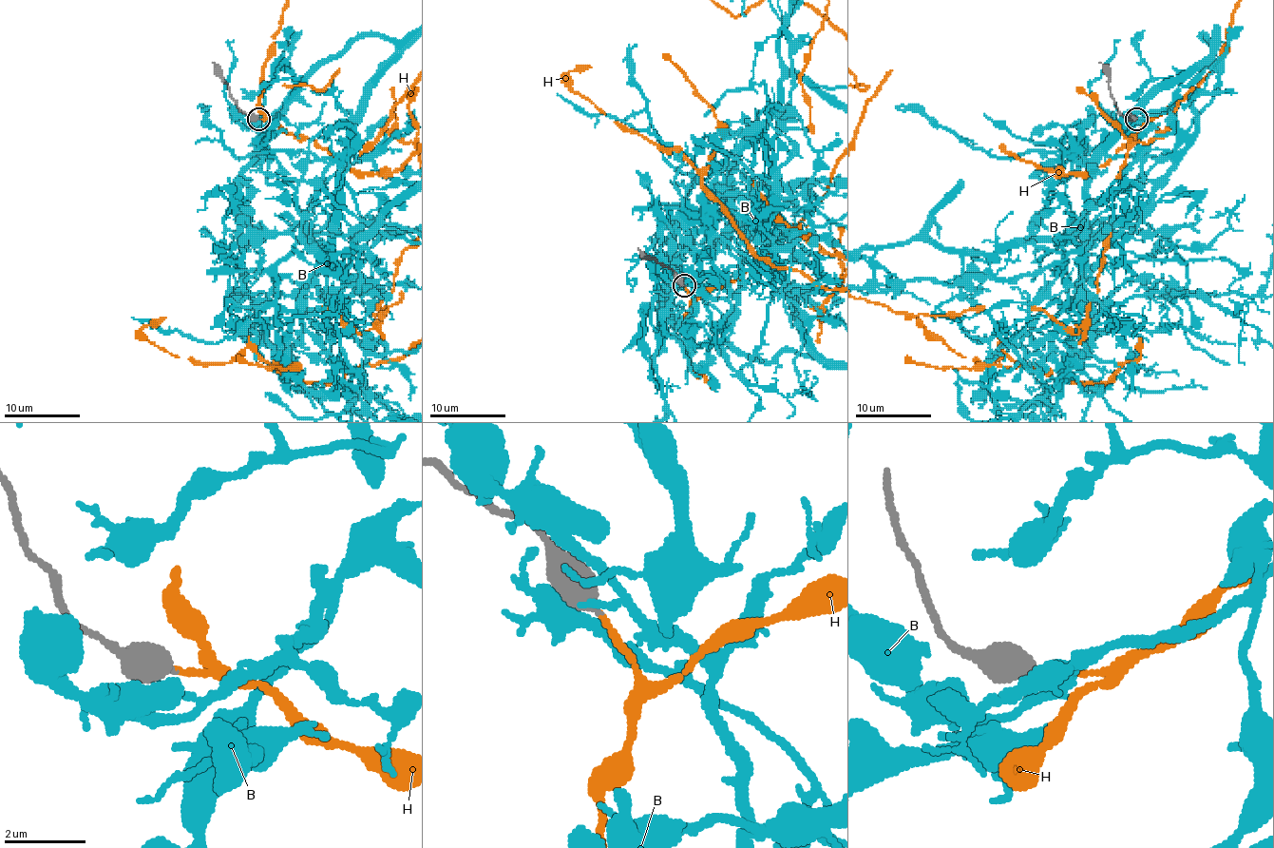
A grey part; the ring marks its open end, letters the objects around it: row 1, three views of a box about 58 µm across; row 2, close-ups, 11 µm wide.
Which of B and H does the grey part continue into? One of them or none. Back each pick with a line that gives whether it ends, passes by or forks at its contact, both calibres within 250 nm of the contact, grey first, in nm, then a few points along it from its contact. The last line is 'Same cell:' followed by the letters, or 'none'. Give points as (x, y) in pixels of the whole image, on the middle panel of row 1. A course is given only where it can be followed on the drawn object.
H: it ends; calibres 480 and 130 nm
Same cell: H

